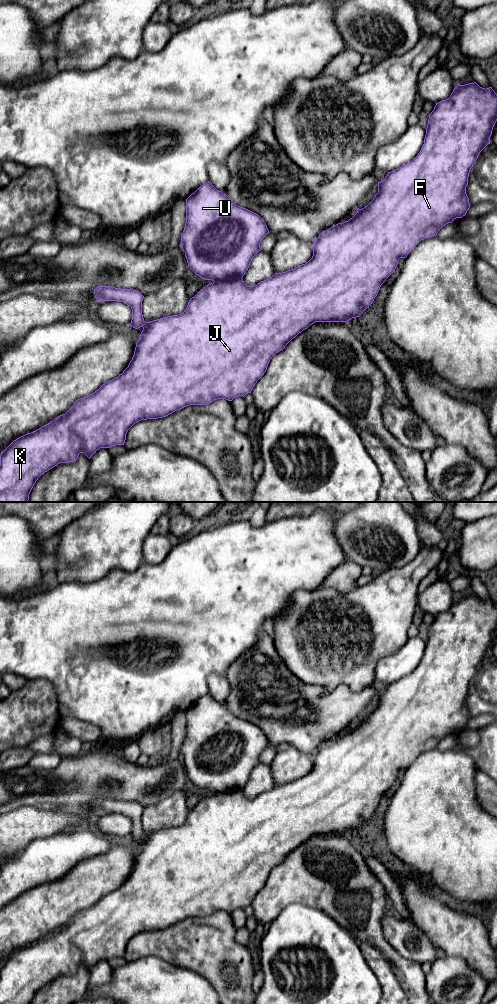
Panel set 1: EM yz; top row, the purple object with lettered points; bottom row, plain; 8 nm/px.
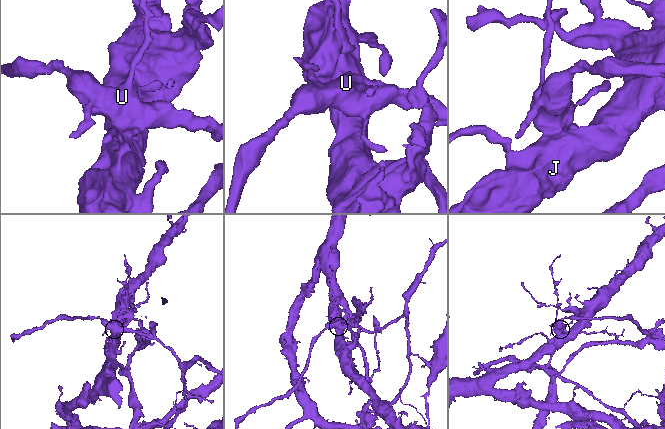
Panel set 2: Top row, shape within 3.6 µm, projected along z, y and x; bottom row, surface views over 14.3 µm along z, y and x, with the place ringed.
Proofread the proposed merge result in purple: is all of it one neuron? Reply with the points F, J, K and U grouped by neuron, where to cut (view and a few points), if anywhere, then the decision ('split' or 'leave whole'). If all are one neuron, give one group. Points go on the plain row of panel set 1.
F J K / U; cut in yz along (241, 789), (214, 793); split

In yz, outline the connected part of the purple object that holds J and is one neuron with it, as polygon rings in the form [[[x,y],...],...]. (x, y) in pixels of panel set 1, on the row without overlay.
[[[476,594],[459,597],[454,600],[450,609],[436,615],[434,622],[429,626],[428,637],[424,656],[418,667],[409,675],[388,684],[385,691],[378,694],[378,705],[373,712],[364,720],[357,720],[357,725],[348,733],[338,735],[323,743],[313,757],[312,770],[294,781],[282,785],[275,785],[271,790],[259,794],[255,798],[247,798],[242,790],[224,793],[214,793],[206,797],[194,809],[192,809],[186,822],[178,827],[163,829],[150,834],[145,834],[142,827],[142,813],[144,808],[137,802],[120,801],[113,798],[97,798],[94,802],[95,810],[100,813],[123,814],[132,821],[132,832],[130,838],[135,841],[143,840],[139,852],[136,855],[134,867],[128,879],[118,889],[106,894],[94,905],[78,911],[74,917],[63,927],[58,928],[50,935],[41,940],[27,945],[14,952],[0,967],[0,1004],[31,1004],[38,990],[48,982],[60,975],[75,974],[80,965],[84,965],[89,971],[100,960],[110,960],[116,957],[124,957],[128,942],[137,934],[147,931],[158,931],[166,929],[173,924],[189,917],[206,917],[217,911],[232,913],[235,909],[245,908],[251,905],[257,893],[267,882],[270,871],[295,850],[303,842],[307,841],[315,834],[348,834],[352,830],[359,829],[364,822],[374,813],[381,797],[394,784],[400,770],[406,770],[412,761],[425,750],[436,748],[440,741],[448,735],[452,735],[456,730],[462,730],[470,720],[469,710],[466,706],[468,689],[471,680],[476,675],[479,665],[490,656],[492,642],[497,633],[497,606],[492,601],[482,600]]]

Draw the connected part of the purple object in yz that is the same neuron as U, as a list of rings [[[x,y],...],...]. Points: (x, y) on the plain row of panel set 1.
[[[210,693],[186,711],[181,759],[188,779],[202,791],[243,790],[268,745],[258,726],[236,717]]]

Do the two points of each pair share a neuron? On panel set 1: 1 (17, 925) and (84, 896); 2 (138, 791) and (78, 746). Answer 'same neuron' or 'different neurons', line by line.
1: same neuron
2: different neurons

